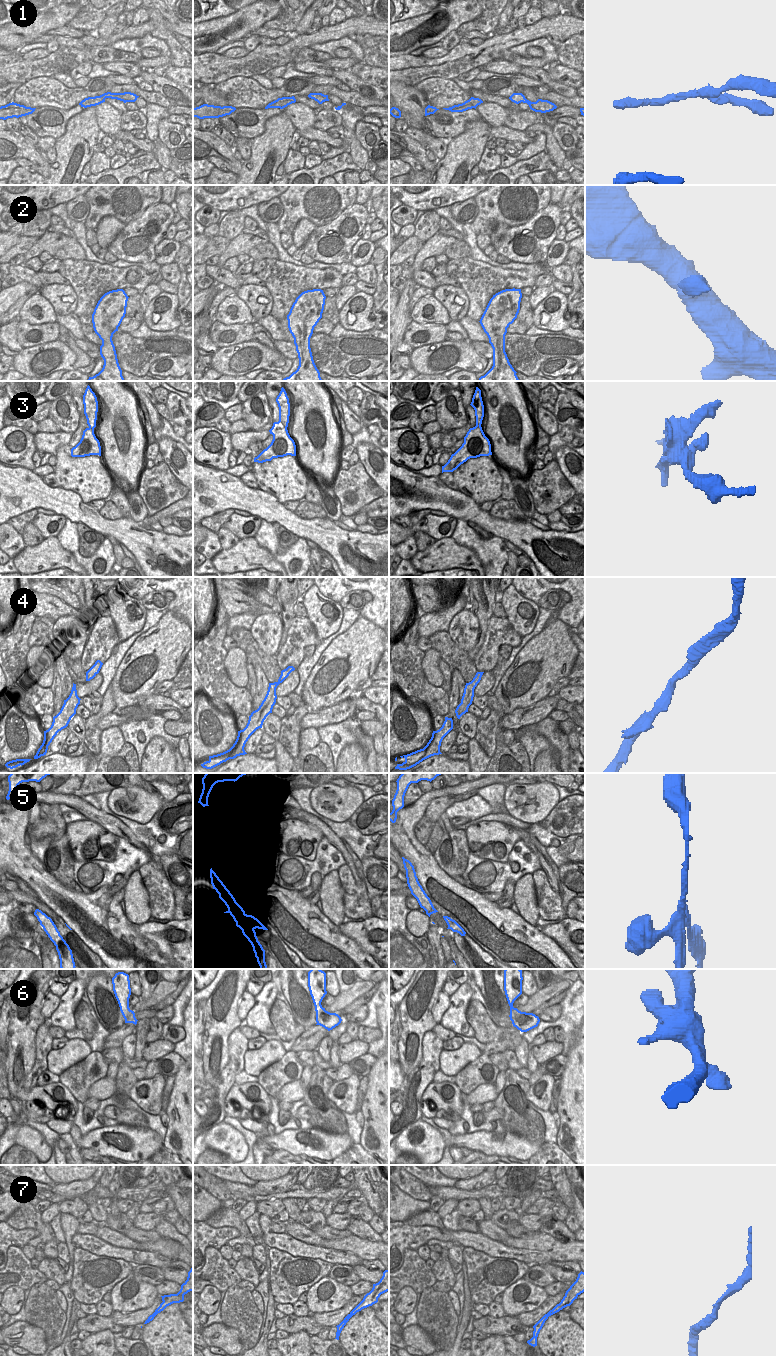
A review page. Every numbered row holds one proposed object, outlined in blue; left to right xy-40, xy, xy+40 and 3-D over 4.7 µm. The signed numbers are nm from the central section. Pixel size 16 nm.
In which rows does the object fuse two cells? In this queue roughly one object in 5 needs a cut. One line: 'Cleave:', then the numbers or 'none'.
Cleave: 1, 3, 5.

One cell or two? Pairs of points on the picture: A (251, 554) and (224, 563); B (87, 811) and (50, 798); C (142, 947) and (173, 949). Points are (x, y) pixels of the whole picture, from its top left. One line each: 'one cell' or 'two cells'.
A: one cell
B: one cell
C: two cells

